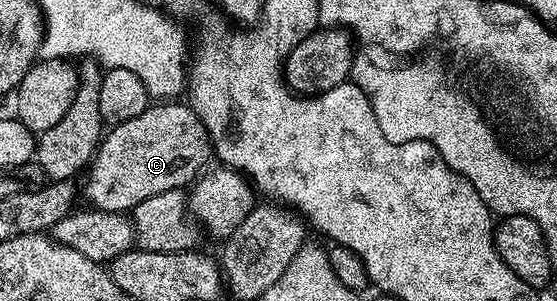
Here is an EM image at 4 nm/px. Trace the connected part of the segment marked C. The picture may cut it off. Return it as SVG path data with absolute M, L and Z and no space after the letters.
M163 101L150 104L149 108L132 121L123 121L112 128L113 131L104 136L101 145L87 168L83 183L83 199L95 211L107 213L129 213L138 207L147 197L155 197L155 193L179 191L188 188L206 170L205 162L211 159L209 134L199 121L190 104L181 101Z

